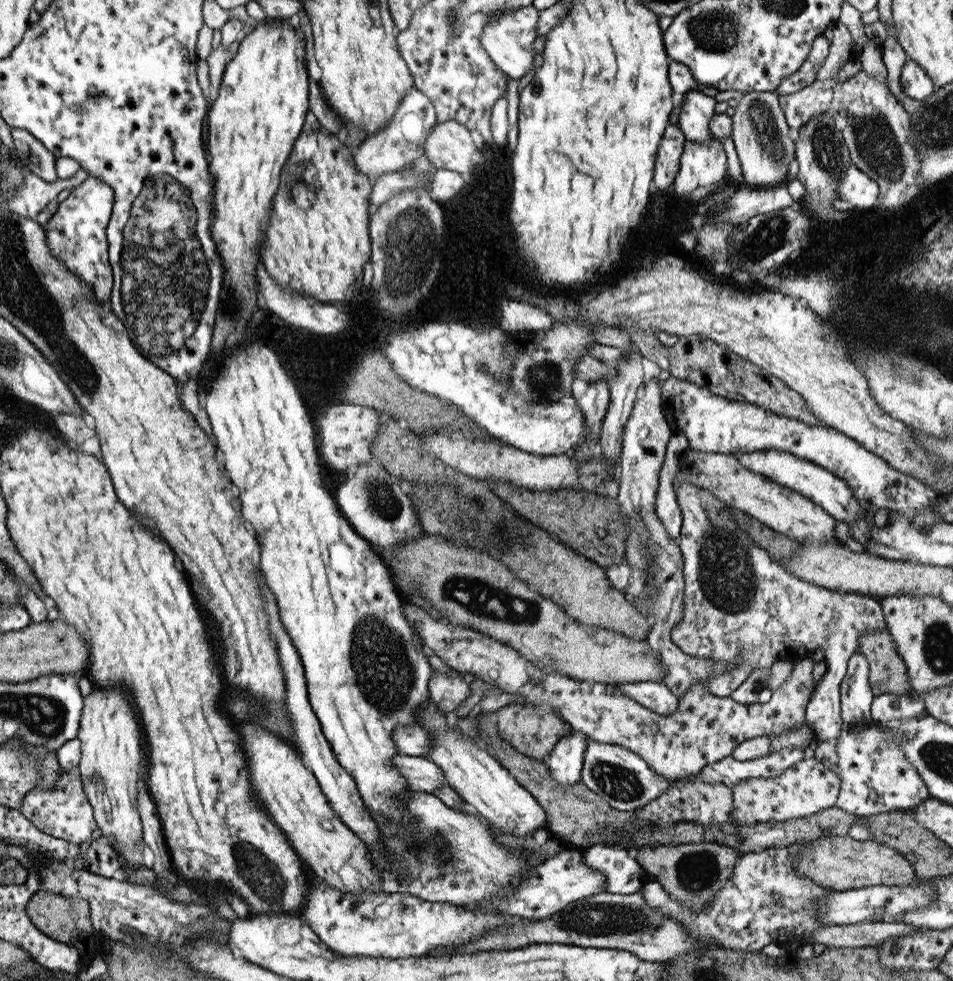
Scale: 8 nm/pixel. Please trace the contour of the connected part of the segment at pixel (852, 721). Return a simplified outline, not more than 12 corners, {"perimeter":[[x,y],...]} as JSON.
{"perimeter":[[869,663],[841,682],[835,807],[859,817],[930,798],[871,715]]}

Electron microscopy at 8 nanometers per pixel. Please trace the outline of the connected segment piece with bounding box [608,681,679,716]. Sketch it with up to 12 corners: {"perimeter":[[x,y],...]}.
{"perimeter":[[662,683],[608,684],[648,710],[668,716],[679,697]]}

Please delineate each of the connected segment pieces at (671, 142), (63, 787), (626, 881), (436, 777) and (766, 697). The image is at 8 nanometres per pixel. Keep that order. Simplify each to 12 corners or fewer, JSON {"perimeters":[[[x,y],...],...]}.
{"perimeters":[[[667,124],[659,142],[653,184],[666,190],[679,172],[688,141]],[[79,769],[25,794],[19,811],[80,846],[97,824]],[[606,844],[583,852],[606,892],[636,894],[646,870],[633,852]],[[397,754],[393,765],[413,792],[447,784],[443,770],[426,756]],[[754,669],[731,697],[740,704],[771,699],[770,669]]]}

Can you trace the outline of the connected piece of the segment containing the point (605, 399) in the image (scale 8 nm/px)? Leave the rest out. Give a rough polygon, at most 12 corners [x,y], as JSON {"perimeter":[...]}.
{"perimeter":[[608,381],[588,384],[578,400],[588,429],[598,429],[608,410]]}

